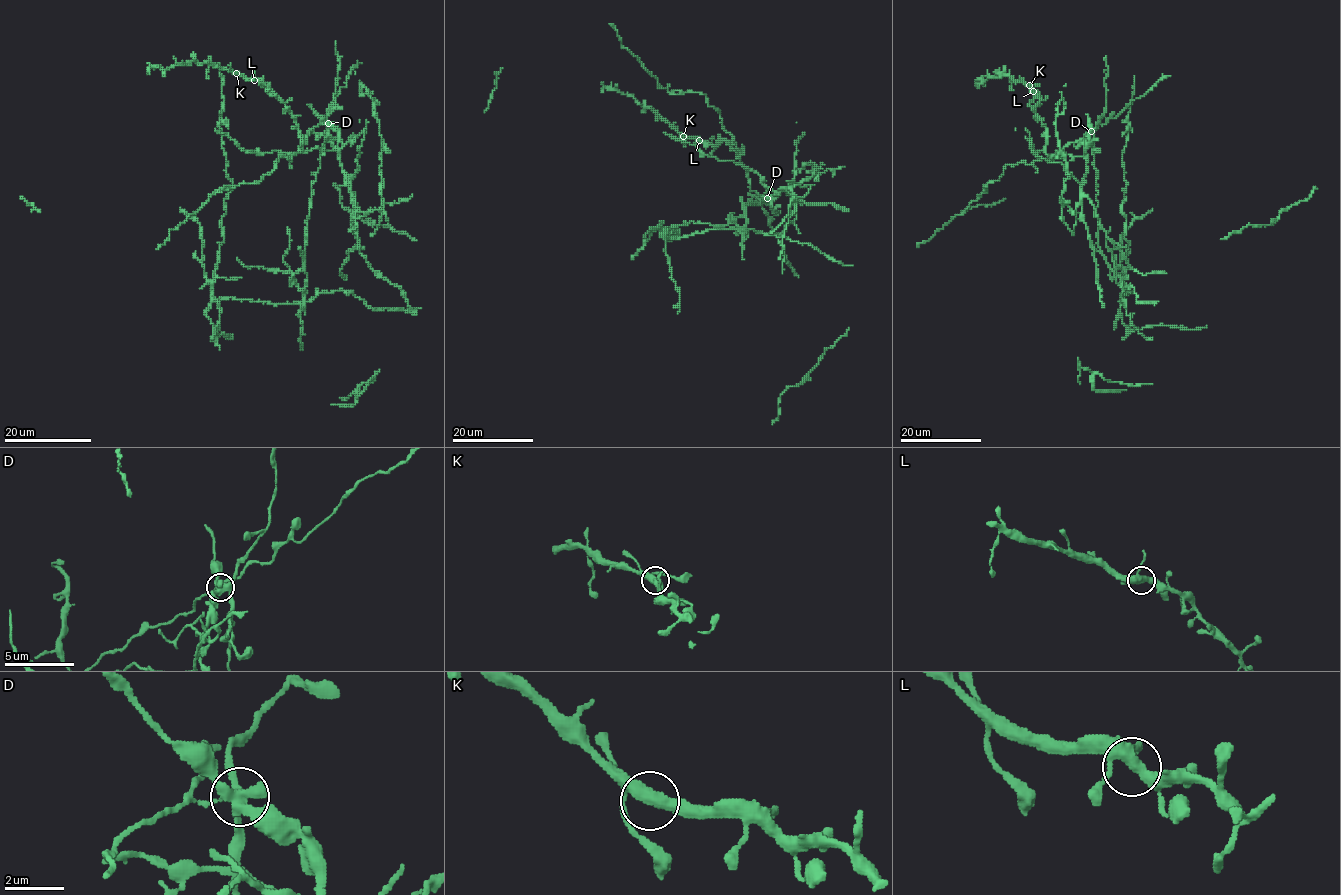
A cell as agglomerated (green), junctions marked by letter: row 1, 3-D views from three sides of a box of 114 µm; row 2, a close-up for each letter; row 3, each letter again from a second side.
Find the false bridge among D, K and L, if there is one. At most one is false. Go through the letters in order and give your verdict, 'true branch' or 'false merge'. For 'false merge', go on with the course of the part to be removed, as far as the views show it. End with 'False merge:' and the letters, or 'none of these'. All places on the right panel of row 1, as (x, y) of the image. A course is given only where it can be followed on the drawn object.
D: false merge
K: true branch
L: true branch
False merge: D

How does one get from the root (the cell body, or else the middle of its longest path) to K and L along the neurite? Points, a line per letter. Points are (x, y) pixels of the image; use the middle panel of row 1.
K: (760, 200), (767, 198), (751, 189), (741, 152), (725, 141), (714, 147), (683, 136)
L: (760, 200), (767, 198), (751, 189), (741, 152), (725, 141), (714, 147), (699, 140)

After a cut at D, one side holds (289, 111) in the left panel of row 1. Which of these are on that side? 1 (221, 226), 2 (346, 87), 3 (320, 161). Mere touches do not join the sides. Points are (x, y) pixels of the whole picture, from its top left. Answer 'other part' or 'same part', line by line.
1: other part
2: same part
3: other part

